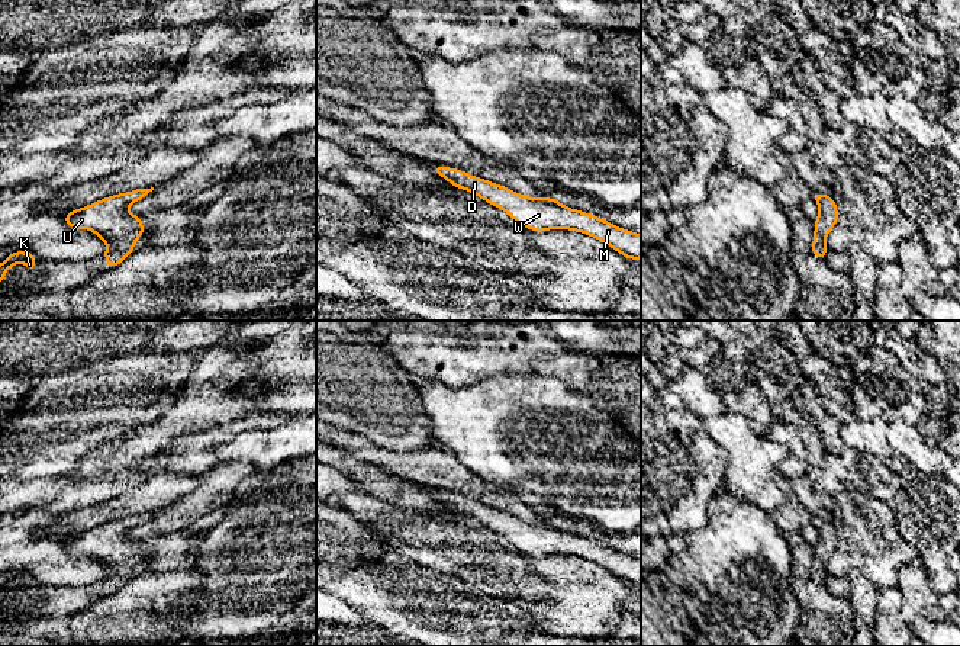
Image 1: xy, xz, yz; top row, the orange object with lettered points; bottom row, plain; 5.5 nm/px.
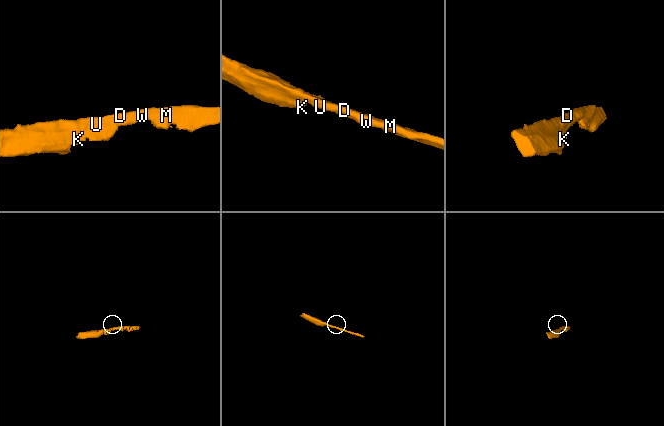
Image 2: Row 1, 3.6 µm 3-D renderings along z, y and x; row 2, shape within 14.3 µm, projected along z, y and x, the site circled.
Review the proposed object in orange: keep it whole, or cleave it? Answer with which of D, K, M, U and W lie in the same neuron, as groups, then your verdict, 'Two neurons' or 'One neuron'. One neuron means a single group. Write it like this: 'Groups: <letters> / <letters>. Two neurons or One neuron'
Groups: D K M U W. One neuron

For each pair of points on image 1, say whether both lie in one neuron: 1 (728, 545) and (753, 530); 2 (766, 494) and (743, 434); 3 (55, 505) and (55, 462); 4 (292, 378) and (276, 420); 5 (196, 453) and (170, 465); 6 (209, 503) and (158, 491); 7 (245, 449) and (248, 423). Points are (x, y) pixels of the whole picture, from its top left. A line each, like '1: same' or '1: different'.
1: same
2: same
3: different
4: different
5: same
6: different
7: different

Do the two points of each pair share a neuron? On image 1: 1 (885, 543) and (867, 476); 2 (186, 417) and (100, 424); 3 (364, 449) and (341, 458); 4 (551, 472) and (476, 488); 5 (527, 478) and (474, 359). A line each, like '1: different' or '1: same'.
1: same
2: different
3: different
4: different
5: different

